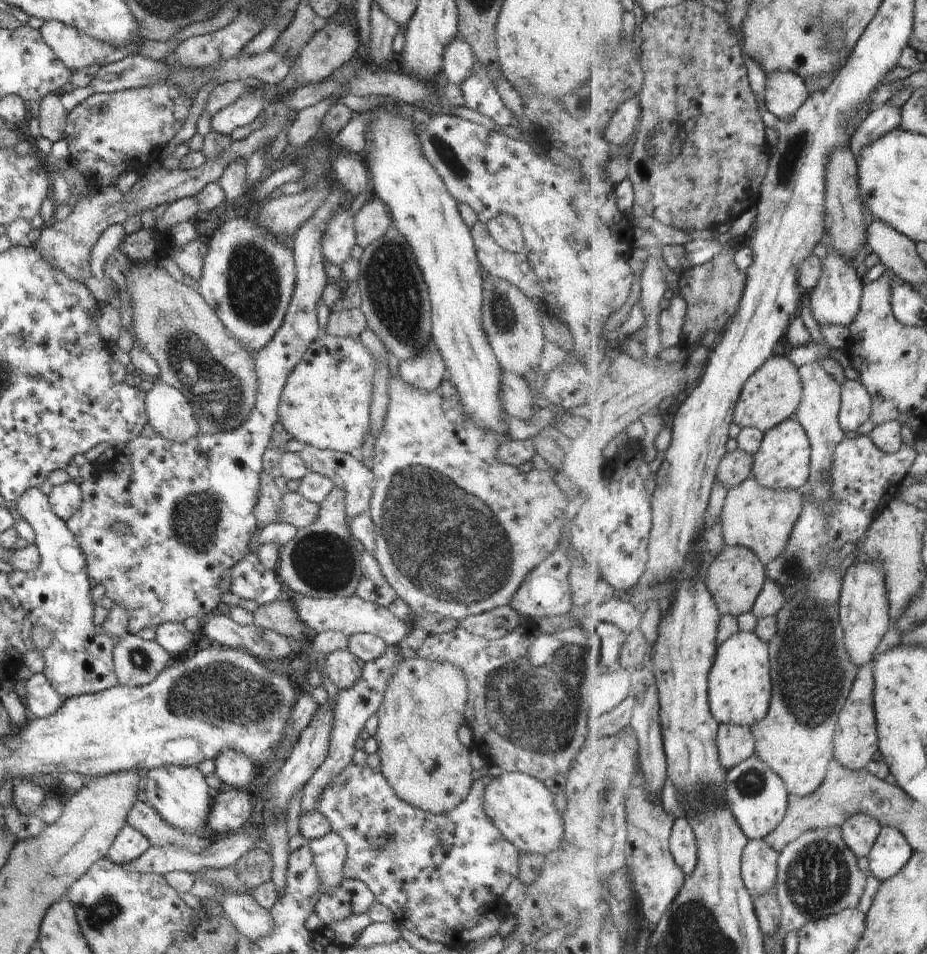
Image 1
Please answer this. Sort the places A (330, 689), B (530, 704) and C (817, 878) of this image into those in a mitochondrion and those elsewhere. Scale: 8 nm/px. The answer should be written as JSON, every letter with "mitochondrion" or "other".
{"A":"other","B":"mitochondrion","C":"mitochondrion"}

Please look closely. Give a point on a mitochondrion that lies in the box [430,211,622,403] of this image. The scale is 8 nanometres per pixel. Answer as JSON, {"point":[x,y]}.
{"point":[505,319]}

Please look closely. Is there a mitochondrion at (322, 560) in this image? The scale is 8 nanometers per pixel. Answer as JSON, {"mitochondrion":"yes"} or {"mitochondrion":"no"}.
{"mitochondrion":"yes"}

